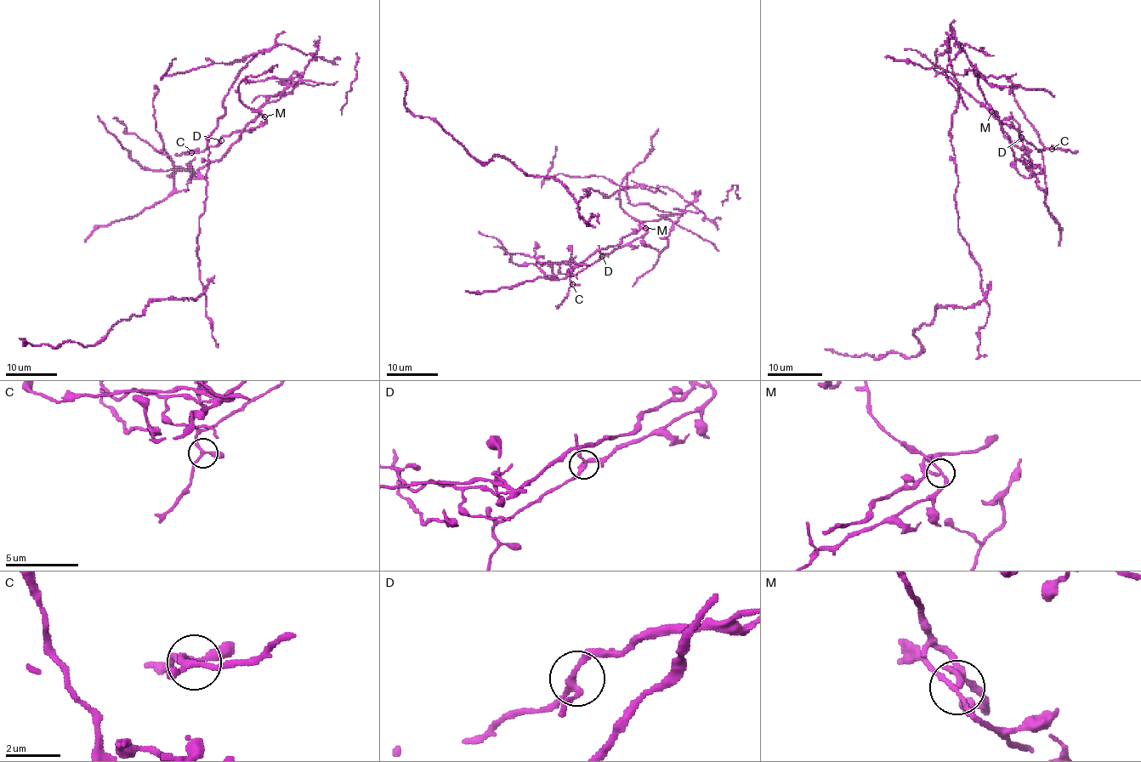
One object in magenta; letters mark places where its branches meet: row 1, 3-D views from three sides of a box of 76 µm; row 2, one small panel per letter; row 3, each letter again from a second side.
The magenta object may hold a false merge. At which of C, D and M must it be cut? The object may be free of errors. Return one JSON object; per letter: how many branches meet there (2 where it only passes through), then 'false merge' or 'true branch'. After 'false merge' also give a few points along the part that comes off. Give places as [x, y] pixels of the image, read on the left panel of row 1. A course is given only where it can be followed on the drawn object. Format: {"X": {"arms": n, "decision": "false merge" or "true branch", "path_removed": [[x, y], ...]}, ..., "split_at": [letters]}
{"C": {"arms": 3, "decision": "true branch"}, "D": {"arms": 3, "decision": "true branch"}, "M": {"arms": 3, "decision": "false merge", "path_removed": [[264, 117], [310, 54], [259, 52], [224, 98], [195, 299], [152, 299], [92, 344], [19, 338]]}, "split_at": ["M"]}

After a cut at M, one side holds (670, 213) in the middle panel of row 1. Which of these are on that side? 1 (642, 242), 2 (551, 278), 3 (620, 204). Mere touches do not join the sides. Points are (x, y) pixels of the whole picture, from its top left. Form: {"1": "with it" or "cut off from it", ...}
{"1": "cut off from it", "2": "with it", "3": "cut off from it"}

